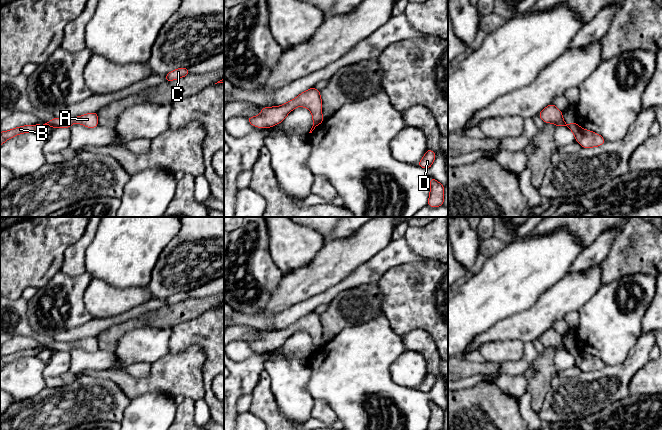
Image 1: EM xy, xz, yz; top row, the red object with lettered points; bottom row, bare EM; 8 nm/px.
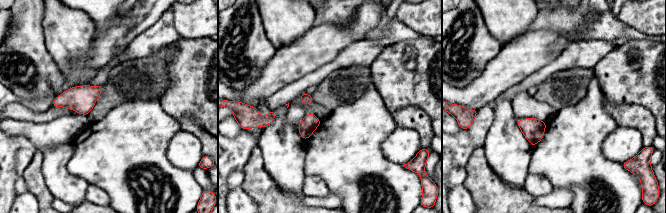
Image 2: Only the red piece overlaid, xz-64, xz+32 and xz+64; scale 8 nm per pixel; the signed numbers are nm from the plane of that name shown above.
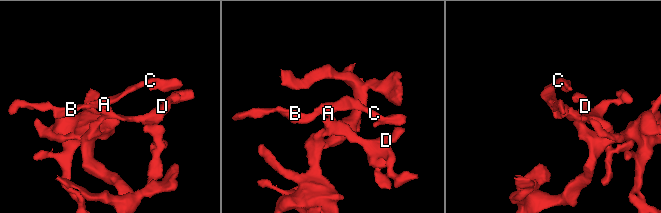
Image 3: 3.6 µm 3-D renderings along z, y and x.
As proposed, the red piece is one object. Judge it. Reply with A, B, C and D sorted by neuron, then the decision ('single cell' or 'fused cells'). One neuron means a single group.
groups A B C D; single cell

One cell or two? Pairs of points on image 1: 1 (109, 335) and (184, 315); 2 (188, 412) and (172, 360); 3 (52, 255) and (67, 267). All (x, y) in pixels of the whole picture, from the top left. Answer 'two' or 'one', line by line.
1: one
2: two
3: two

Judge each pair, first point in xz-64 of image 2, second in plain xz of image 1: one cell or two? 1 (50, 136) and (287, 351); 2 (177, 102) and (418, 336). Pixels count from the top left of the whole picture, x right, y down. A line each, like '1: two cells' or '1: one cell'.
1: one cell
2: two cells

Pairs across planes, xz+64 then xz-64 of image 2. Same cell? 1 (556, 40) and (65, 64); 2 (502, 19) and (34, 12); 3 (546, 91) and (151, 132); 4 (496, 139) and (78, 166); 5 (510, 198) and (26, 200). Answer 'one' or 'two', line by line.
1: two
2: two
3: two
4: two
5: two

